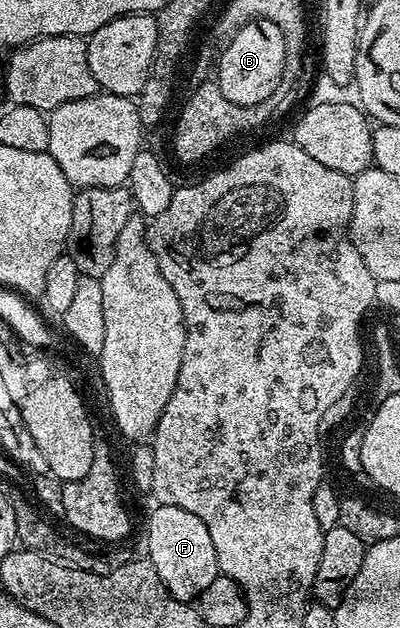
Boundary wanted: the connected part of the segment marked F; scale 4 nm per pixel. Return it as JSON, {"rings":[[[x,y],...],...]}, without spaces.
{"rings":[[[156,504],[155,510],[147,517],[147,553],[146,560],[157,571],[161,583],[177,599],[194,602],[221,576],[217,563],[217,550],[213,548],[213,539],[205,523],[197,519],[182,507]]]}

